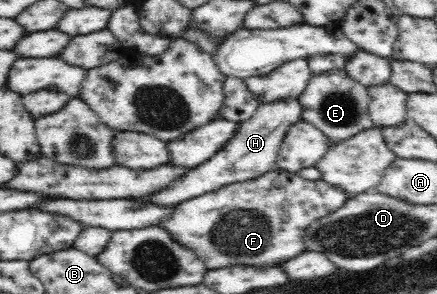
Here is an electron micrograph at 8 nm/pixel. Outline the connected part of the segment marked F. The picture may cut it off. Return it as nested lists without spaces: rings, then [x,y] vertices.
[[[275,169],[266,172],[262,177],[240,183],[233,183],[215,192],[208,192],[203,196],[191,198],[181,202],[173,214],[163,220],[157,227],[161,227],[181,246],[193,250],[209,270],[225,268],[225,266],[275,266],[287,262],[305,252],[303,242],[306,230],[320,218],[335,212],[345,204],[348,196],[343,189],[330,185],[321,179],[307,180],[297,173]]]

